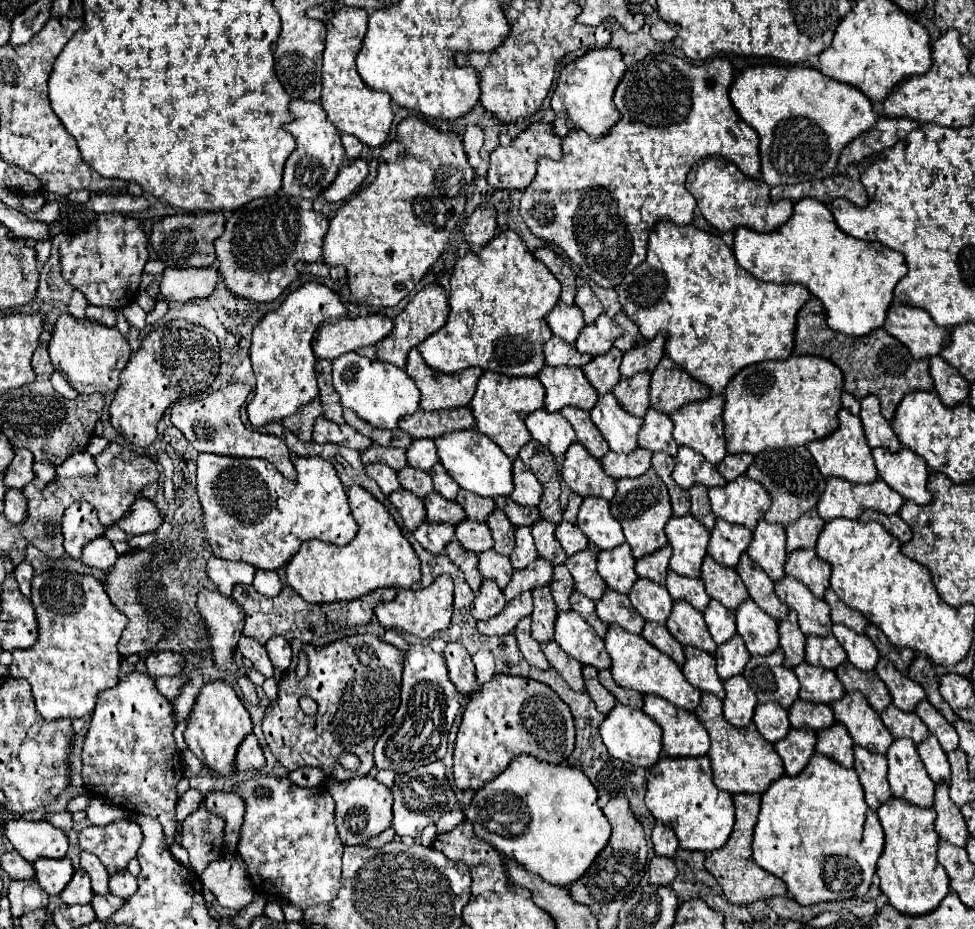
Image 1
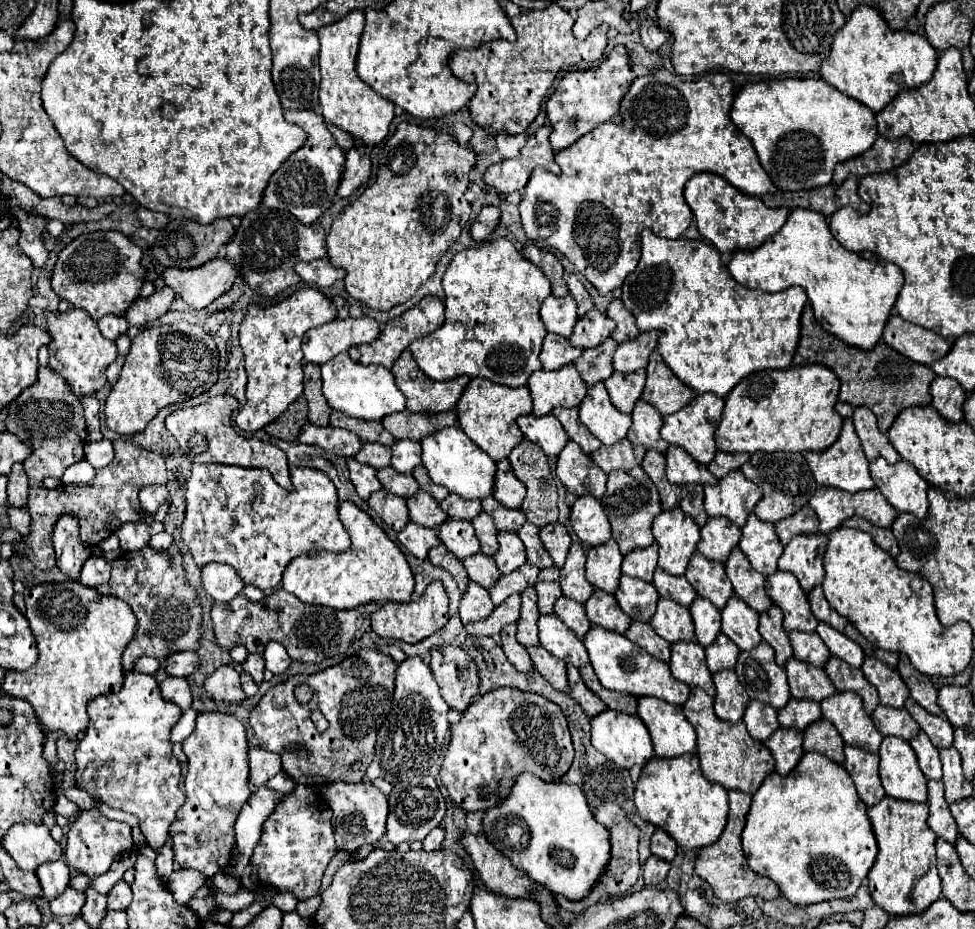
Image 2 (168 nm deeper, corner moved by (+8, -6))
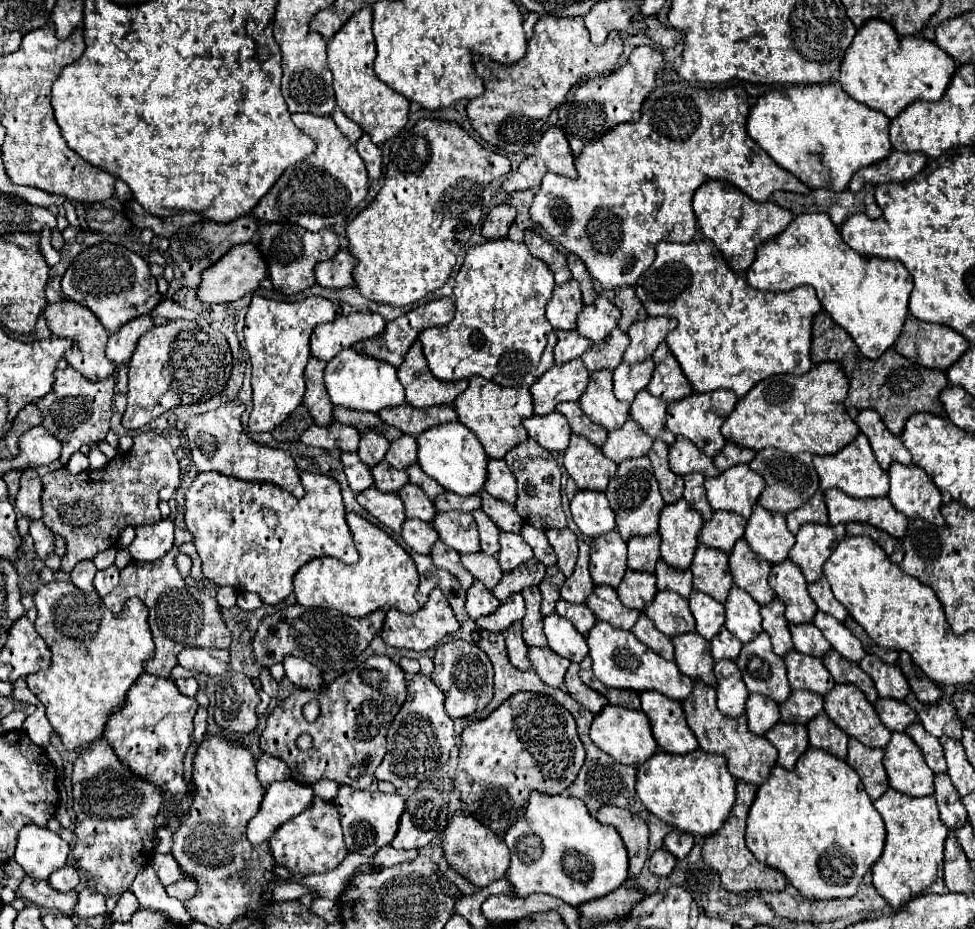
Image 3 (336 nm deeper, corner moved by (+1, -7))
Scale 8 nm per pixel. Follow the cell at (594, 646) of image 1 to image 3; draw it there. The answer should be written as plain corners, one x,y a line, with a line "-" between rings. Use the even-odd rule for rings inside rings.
551,613
549,617
543,619
545,623
545,635
549,641
549,649
553,649
557,655
573,661
573,663
581,663
589,649
585,643
585,637
561,615

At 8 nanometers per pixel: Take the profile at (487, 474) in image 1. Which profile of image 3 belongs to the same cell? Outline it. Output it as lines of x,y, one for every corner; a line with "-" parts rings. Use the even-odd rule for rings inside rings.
445,423
437,425
433,429
423,431
417,437
419,445
419,465
421,469
433,477
441,487
447,491
453,491
457,495
477,495
485,487
485,467
489,463
489,457
477,437
461,423

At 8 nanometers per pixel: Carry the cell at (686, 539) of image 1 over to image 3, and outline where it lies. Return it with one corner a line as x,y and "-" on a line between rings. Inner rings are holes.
685,501
665,505
659,521
661,535
661,557
669,567
689,569
695,549
699,545
697,535
703,527
701,515

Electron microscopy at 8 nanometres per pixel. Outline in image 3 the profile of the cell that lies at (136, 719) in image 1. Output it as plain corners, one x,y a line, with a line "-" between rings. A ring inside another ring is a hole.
143,673
127,691
123,705
107,717
105,731
101,735
125,767
129,767
139,779
161,789
163,805
171,803
167,821
177,821
181,817
179,805
189,797
189,785
183,779
183,757
193,741
193,715
197,707
197,701
179,693
171,679

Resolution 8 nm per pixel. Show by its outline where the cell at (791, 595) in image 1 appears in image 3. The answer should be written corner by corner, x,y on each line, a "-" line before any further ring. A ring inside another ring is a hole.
785,559
779,565
771,567
769,585
777,593
777,597
785,603
785,617
793,625
801,623
813,623
813,617
817,613
817,605
807,593
807,581
801,573
801,569

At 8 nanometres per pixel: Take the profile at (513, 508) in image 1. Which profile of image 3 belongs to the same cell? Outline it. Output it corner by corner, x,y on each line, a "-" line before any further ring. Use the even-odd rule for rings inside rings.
481,491
479,493
481,499
483,499
483,511
493,519
493,523
501,529
501,531
513,531
513,533
519,533
521,527
523,527
523,519
517,515
515,507
509,505
509,503
501,503
499,499
493,499
487,491

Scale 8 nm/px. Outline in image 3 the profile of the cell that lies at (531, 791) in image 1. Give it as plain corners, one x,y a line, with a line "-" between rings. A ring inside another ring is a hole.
531,791
525,815
505,831
503,841
511,853
507,879
515,885
519,897
549,893
579,907
579,903
605,897
629,877
627,851
619,833
591,817
585,803
567,793
545,795

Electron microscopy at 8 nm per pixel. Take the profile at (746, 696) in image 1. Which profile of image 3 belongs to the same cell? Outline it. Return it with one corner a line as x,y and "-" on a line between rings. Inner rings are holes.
723,659
715,663
715,677
717,677
717,707
723,715
741,717
745,713
745,703
749,691
741,679
741,673
735,661

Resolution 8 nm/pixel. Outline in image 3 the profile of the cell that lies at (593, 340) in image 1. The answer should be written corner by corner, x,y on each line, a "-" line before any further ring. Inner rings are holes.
597,295
595,303
583,307
581,315
577,317
577,331
579,335
591,339
597,345
609,335
609,331
617,327
619,319
621,319
621,311
609,299

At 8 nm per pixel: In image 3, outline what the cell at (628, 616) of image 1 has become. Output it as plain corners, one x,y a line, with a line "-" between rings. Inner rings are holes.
599,585
595,587
595,591
587,597
585,601
591,611
595,613
595,617
599,621
605,621
605,623
611,623
613,627
617,629
631,629
637,619
639,619
639,611
637,609
629,609
625,607
619,597
617,597
617,591
609,585

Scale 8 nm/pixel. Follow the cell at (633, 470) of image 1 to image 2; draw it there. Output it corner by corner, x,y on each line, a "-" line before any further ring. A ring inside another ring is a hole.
624,438
612,446
600,446
592,454
592,460
606,474
610,474
612,470
630,470
634,466
640,466
644,460
644,452
646,452
646,448
632,444
628,438

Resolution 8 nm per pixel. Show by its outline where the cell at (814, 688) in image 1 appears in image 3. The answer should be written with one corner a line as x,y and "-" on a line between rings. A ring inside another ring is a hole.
789,651
785,655
785,665
791,689
805,689
817,695
827,695
829,689
835,687
833,677
829,675
819,657
803,655
799,651

